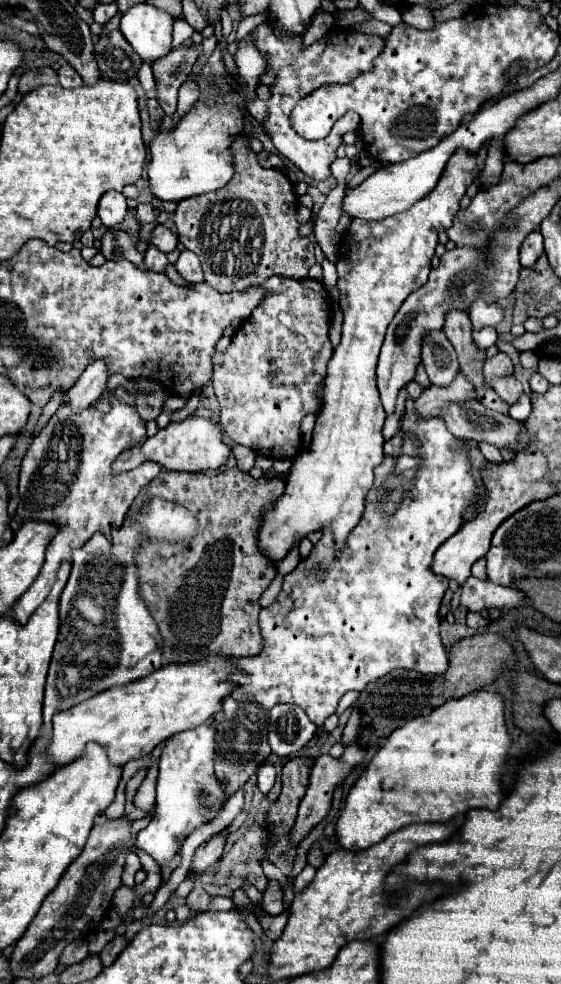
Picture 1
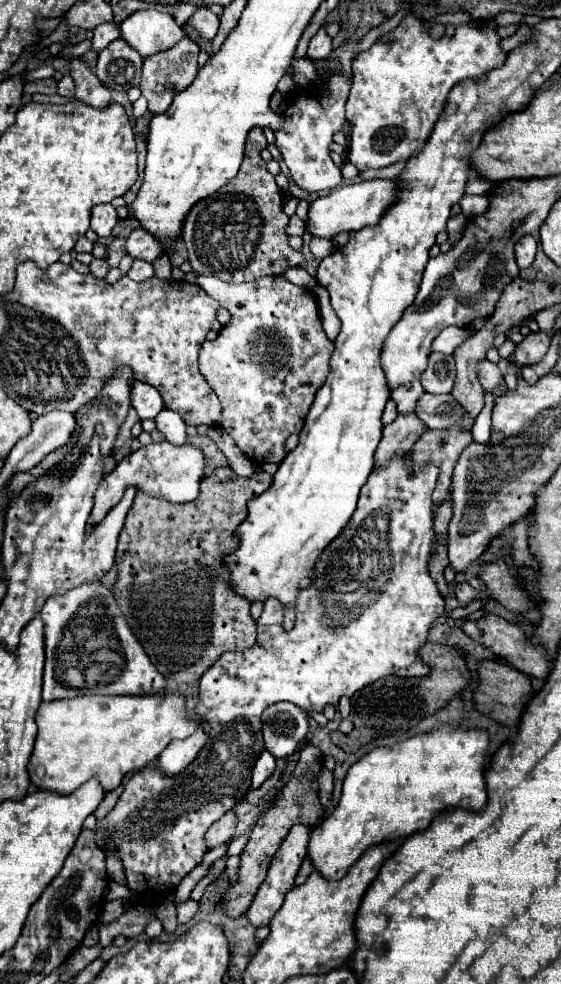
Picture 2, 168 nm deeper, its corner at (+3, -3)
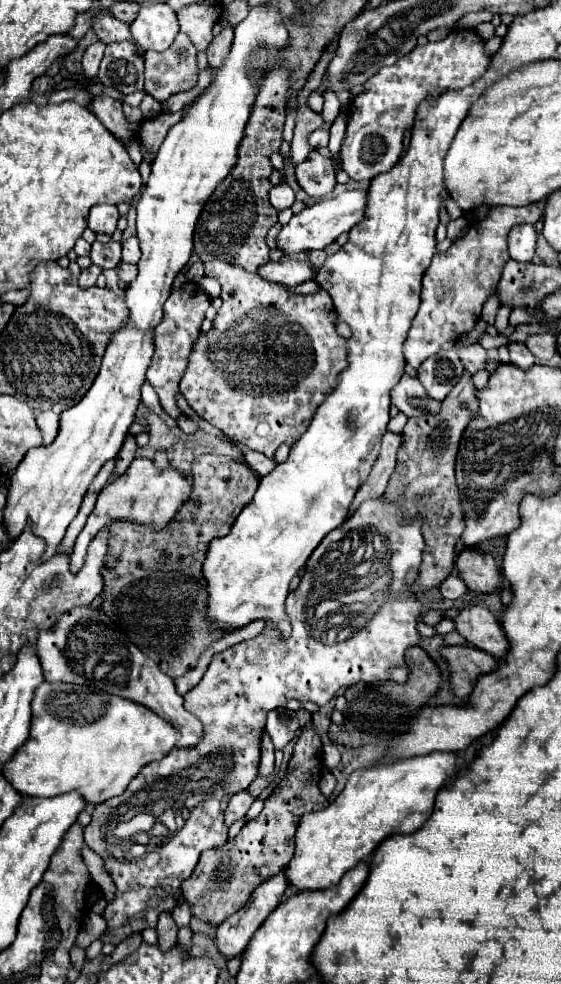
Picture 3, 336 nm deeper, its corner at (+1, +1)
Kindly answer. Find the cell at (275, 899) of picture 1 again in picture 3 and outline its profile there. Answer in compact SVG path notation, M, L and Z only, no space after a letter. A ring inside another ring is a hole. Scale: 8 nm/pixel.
M280 870L278 874L270 876L264 884L260 884L252 892L244 908L240 908L234 916L230 916L230 920L224 920L218 926L216 942L218 942L220 952L226 958L240 954L248 946L254 932L280 904L286 888L288 888L288 878L286 878L286 872Z

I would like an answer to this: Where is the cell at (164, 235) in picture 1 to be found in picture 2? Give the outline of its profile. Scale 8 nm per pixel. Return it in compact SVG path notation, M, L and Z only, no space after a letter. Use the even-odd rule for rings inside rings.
M136 228L126 240L126 254L130 254L136 260L154 262L156 258L160 258L162 246L150 232L146 232L144 228Z

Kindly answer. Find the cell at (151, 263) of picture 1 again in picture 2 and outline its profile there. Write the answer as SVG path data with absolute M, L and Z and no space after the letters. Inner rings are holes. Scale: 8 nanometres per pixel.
M134 260L132 268L128 270L128 276L132 280L136 280L136 282L144 282L144 280L148 280L148 278L154 276L154 268L152 268L152 264L148 264L144 260Z

